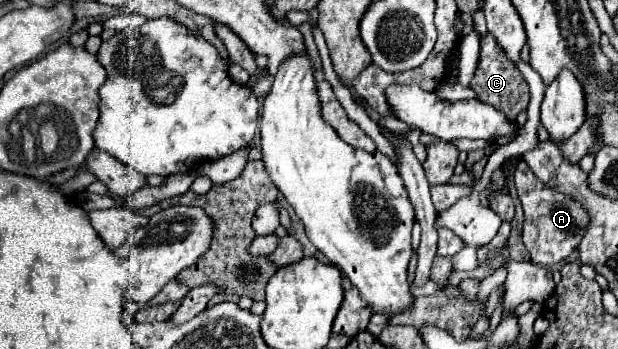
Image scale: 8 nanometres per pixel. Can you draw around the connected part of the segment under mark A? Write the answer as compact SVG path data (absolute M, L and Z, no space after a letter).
M524 160L518 162L514 180L518 188L518 198L524 208L524 244L528 248L530 260L542 266L562 264L584 238L588 228L588 212L584 212L582 204L576 204L570 196L562 196L554 188L542 184L528 168L528 164L524 164Z

